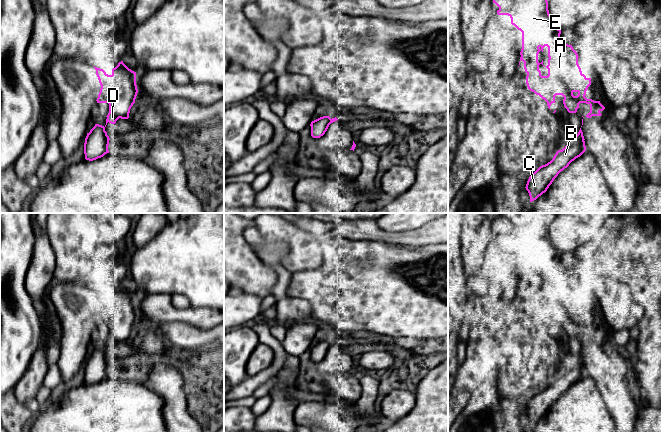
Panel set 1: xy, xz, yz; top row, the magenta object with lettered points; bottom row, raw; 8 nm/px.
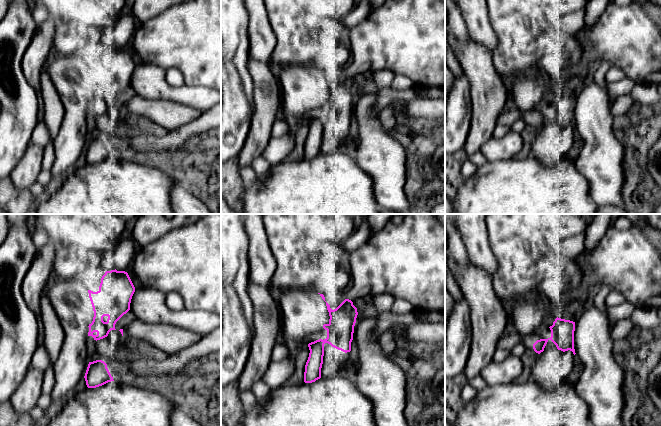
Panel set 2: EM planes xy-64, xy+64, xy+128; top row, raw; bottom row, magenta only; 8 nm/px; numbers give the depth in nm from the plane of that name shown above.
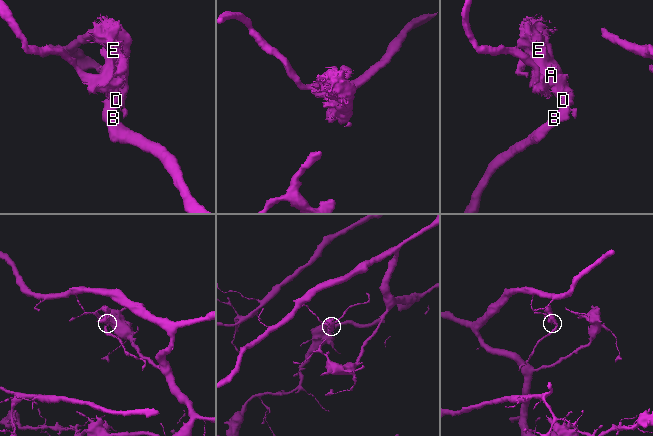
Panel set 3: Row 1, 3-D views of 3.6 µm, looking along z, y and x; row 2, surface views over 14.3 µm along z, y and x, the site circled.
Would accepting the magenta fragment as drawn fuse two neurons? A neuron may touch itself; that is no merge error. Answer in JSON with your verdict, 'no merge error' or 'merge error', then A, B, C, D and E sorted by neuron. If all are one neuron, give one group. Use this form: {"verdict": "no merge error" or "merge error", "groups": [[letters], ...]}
{"verdict": "merge error", "groups": [["A", "D", "E"], ["B", "C"]]}

